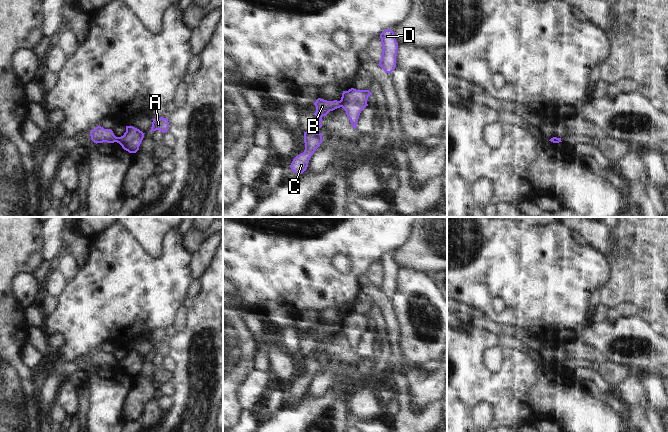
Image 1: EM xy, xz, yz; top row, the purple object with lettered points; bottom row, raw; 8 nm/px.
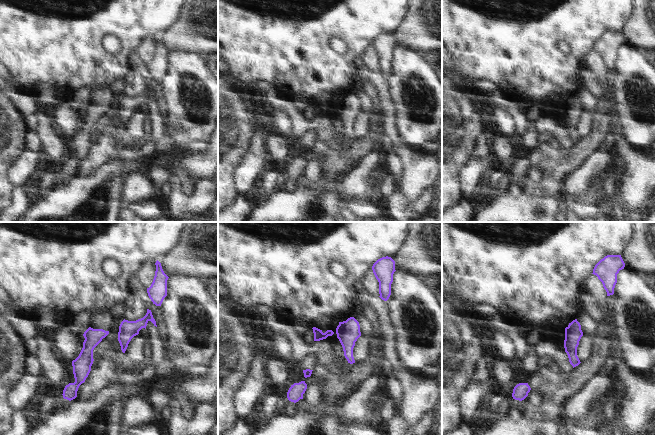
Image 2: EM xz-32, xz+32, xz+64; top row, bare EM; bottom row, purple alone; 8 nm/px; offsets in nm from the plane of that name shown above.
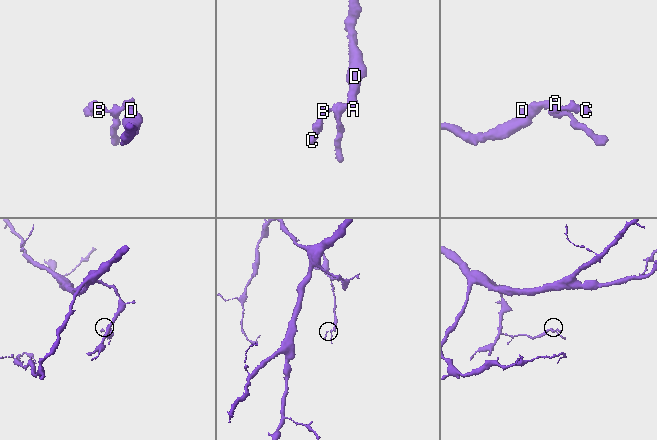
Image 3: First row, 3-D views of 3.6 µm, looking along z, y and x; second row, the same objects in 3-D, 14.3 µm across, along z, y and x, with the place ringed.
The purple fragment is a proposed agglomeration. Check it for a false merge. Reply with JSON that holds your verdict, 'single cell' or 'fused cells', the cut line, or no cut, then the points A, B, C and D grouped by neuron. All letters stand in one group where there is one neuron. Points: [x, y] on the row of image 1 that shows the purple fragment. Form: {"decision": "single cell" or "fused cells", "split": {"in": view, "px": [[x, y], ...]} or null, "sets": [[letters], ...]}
{"decision": "fused cells", "split": {"in": "xz", "px": [[339, 101], [341, 106]]}, "sets": [["A", "D"], ["B", "C"]]}

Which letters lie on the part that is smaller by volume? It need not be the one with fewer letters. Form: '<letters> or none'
B, C

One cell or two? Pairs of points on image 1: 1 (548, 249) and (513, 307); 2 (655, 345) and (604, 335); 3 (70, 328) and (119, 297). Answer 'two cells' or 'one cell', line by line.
1: one cell
2: one cell
3: one cell

